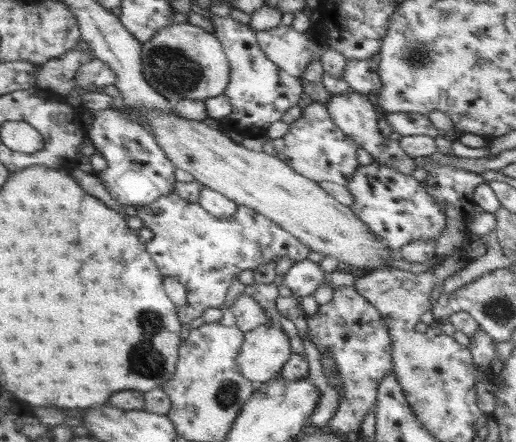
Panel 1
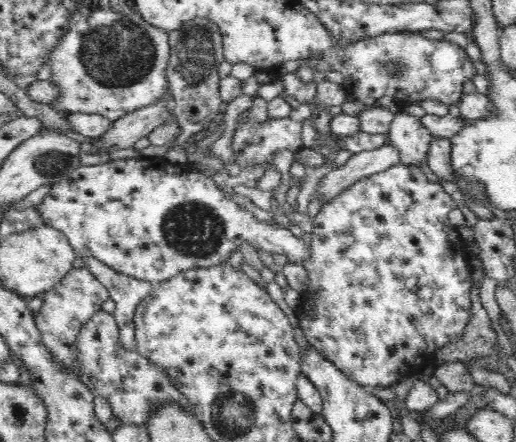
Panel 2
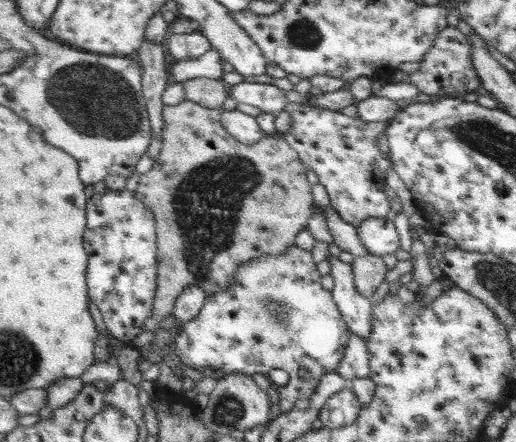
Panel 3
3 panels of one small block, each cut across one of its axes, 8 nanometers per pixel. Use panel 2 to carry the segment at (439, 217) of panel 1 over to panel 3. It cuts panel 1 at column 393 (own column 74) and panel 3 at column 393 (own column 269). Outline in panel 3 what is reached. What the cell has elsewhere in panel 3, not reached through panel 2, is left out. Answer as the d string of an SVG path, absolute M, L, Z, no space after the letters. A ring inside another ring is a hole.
M367 216L357 226L357 232L363 246L369 250L369 254L385 256L385 254L395 254L401 248L395 222L389 218Z

